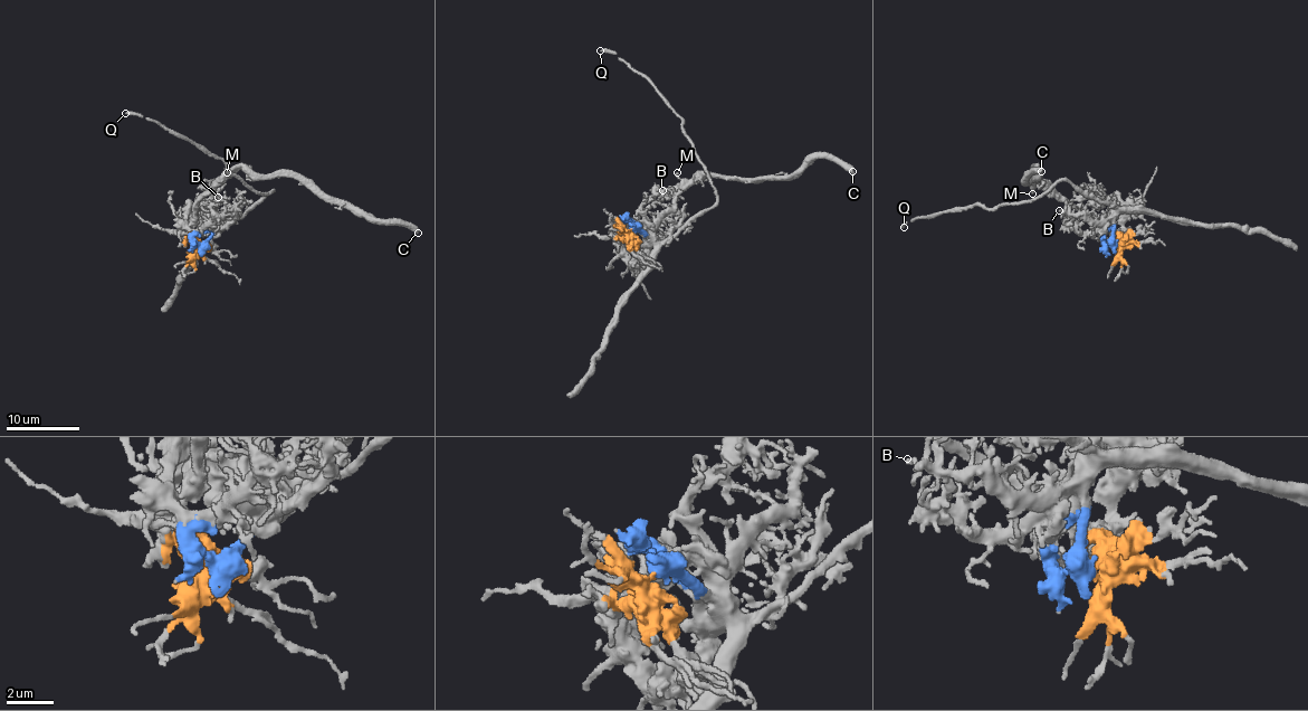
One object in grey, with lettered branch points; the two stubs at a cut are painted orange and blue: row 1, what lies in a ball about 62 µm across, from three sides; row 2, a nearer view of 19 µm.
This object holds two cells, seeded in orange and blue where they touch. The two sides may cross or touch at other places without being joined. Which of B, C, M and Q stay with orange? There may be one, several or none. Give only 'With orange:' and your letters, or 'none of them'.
With orange: C, M

